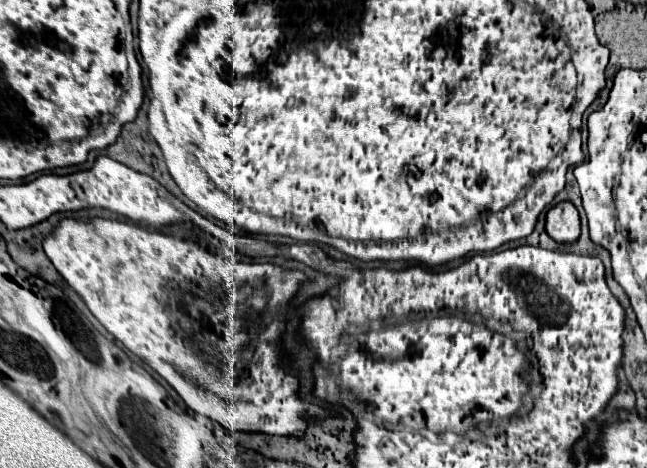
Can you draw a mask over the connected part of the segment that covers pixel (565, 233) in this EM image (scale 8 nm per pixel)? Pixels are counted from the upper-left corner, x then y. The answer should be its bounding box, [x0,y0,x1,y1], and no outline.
[545,201,581,243]

